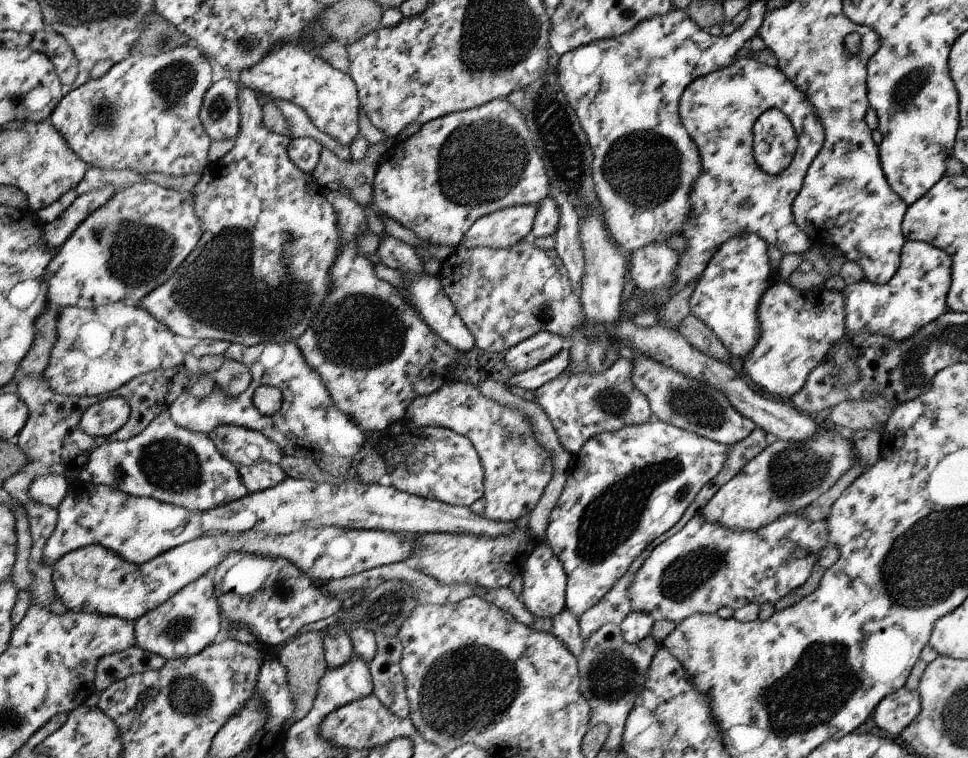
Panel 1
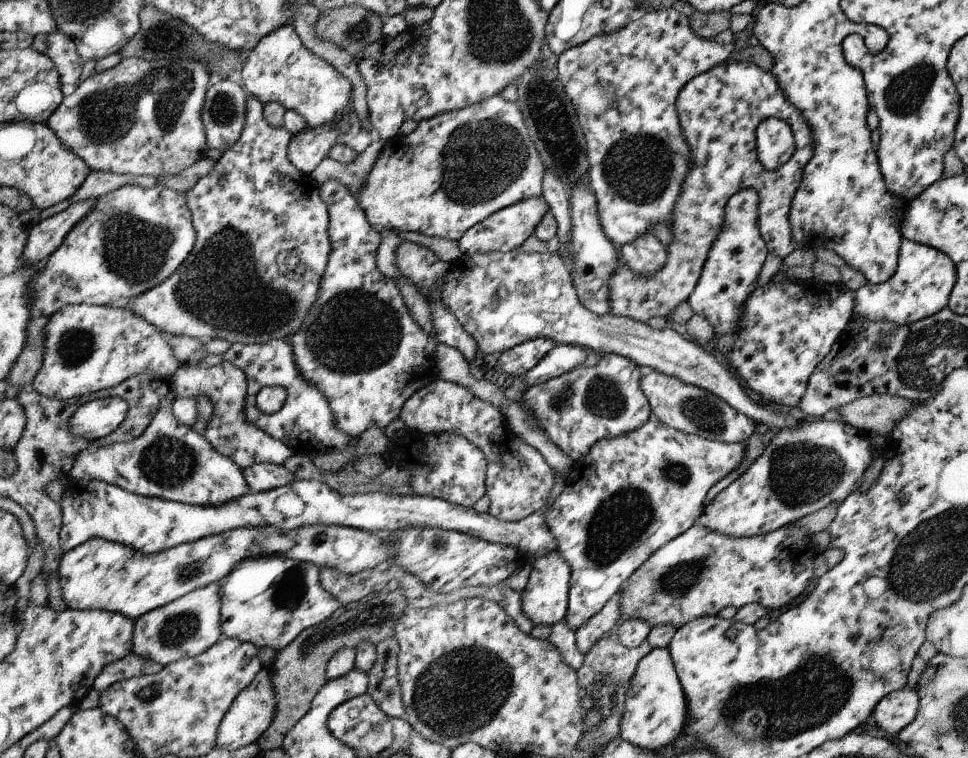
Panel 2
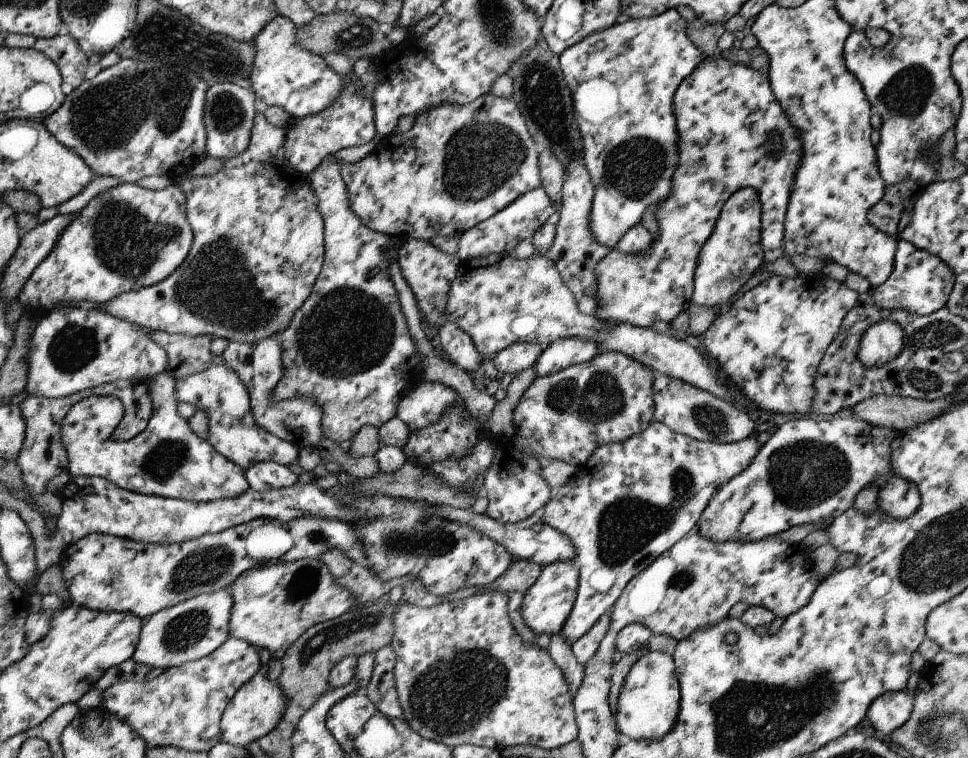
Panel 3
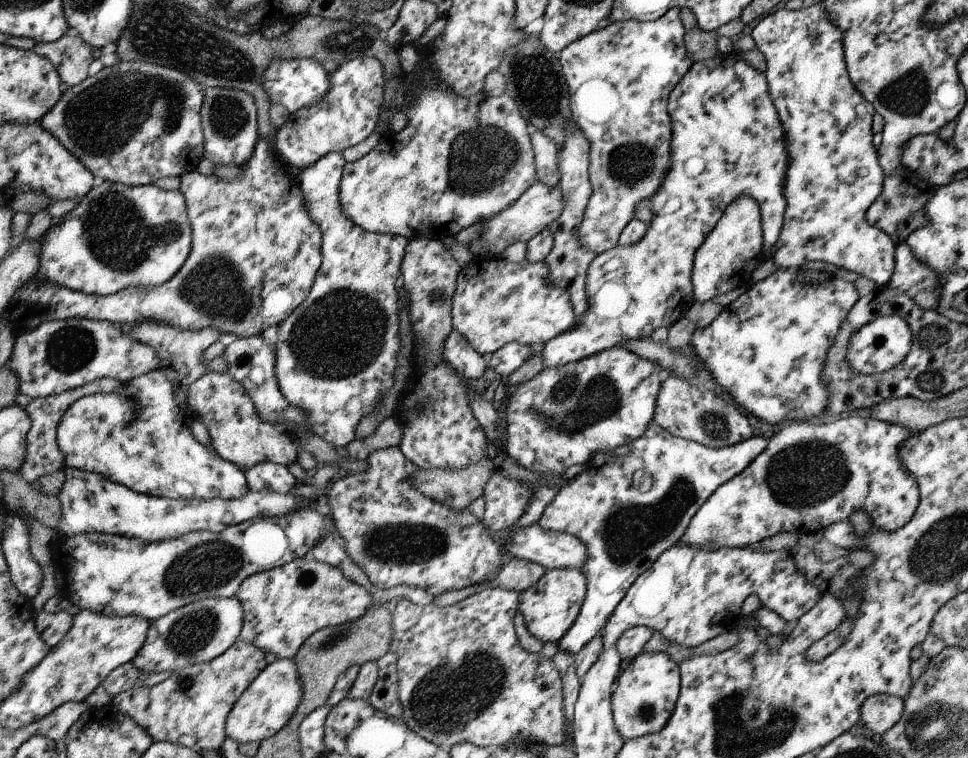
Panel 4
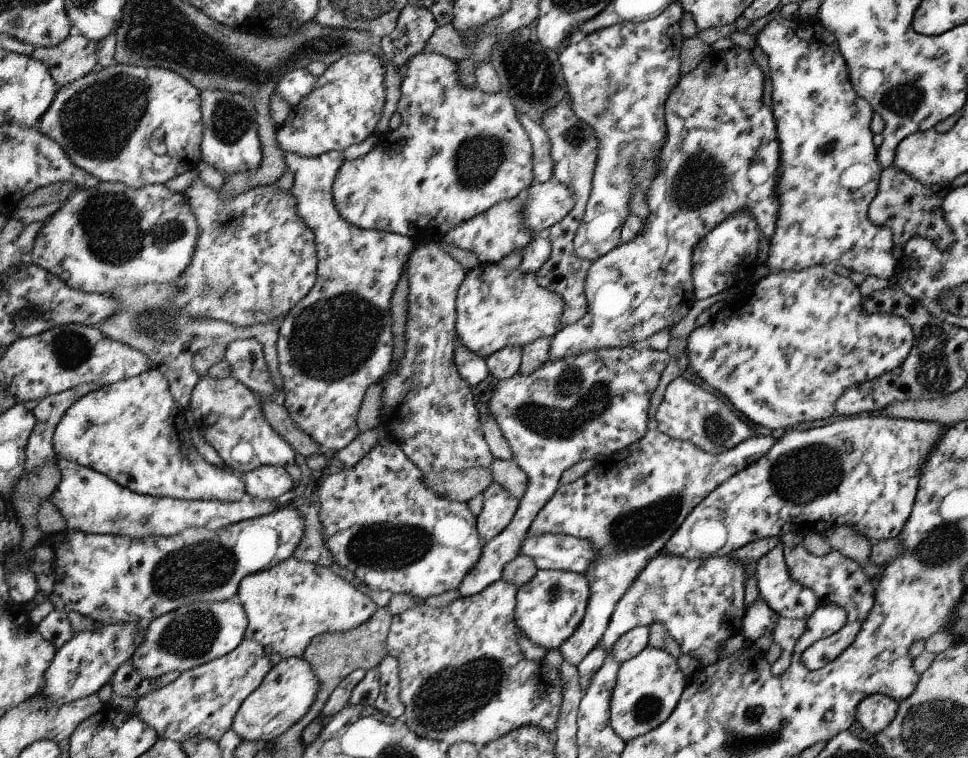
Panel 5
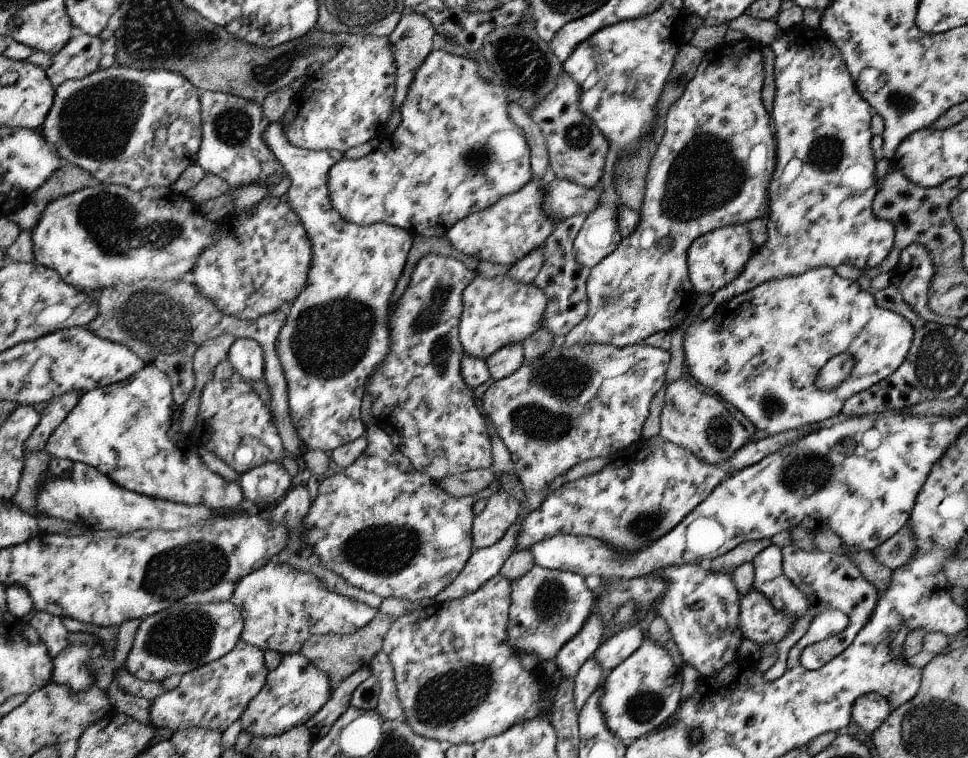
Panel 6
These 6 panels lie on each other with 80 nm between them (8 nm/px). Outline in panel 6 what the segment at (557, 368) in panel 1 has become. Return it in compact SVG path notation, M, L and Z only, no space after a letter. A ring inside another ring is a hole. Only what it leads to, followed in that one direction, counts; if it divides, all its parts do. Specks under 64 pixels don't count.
M746 37L740 41L723 41L704 52L694 78L686 85L681 98L667 112L667 119L661 133L660 142L653 154L653 159L645 178L645 195L640 210L639 226L631 235L623 237L619 247L612 254L609 254L606 259L591 268L587 278L589 309L586 318L572 328L564 338L559 339L558 343L566 345L568 348L590 343L627 347L644 342L648 336L655 332L660 332L661 330L670 332L678 328L692 312L692 308L694 308L698 300L700 300L689 279L688 272L687 250L692 241L714 229L728 226L728 224L746 224L754 220L754 218L763 218L764 210L768 208L766 188L768 188L770 178L774 178L777 152L776 142L774 142L774 136L772 136L770 124L768 124L770 116L768 116L768 112L762 103L762 88L764 88L764 66L762 66L762 62L764 62L764 58L758 47L759 44Z

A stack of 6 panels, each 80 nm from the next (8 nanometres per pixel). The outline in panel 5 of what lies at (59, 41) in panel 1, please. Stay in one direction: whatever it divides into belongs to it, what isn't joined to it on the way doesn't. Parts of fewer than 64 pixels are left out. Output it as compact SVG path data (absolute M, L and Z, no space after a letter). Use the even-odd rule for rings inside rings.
M74 31L59 47L37 47L33 57L44 61L51 68L61 88L92 72L99 59L96 44L92 39Z

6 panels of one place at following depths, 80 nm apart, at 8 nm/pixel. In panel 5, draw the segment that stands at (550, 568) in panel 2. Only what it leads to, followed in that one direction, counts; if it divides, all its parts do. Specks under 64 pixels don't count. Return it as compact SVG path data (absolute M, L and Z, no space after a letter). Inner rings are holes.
M538 569L536 574L518 587L518 602L515 606L515 623L519 629L520 636L528 637L530 642L541 646L548 651L559 649L566 642L586 615L588 604L590 604L591 588L589 580L585 575L562 569Z

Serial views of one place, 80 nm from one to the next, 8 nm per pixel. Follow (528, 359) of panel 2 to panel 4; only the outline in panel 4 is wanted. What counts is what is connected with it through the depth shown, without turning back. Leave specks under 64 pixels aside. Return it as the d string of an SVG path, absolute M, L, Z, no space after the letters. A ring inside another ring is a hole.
M508 343L487 357L488 367L500 376L510 376L519 370L527 358L534 355L534 348L518 343Z

